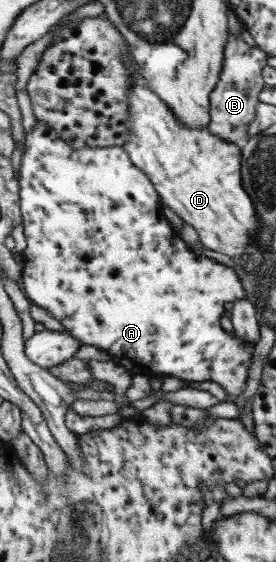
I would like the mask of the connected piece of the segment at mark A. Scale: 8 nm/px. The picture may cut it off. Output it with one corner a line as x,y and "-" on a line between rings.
37,120
32,131
26,133
26,150
24,150
20,165
19,196
22,215
22,226
26,237
26,248
22,252
22,286
28,300
50,312
51,317
58,320
63,328
84,345
92,345
111,355
113,361
122,363
123,367
133,375
146,374
150,378
175,376
184,382
203,383
216,382
226,392
227,402
236,403
238,397
246,390
247,375
254,358
255,346
243,342
235,333
229,334
219,323
220,315
226,313
225,302
234,302
246,298
236,271
223,263
204,255
197,255
190,246
182,240
180,234
174,231
163,214
161,200
150,179
140,168
136,168
121,146
111,147
72,147
62,139
58,131
48,124

